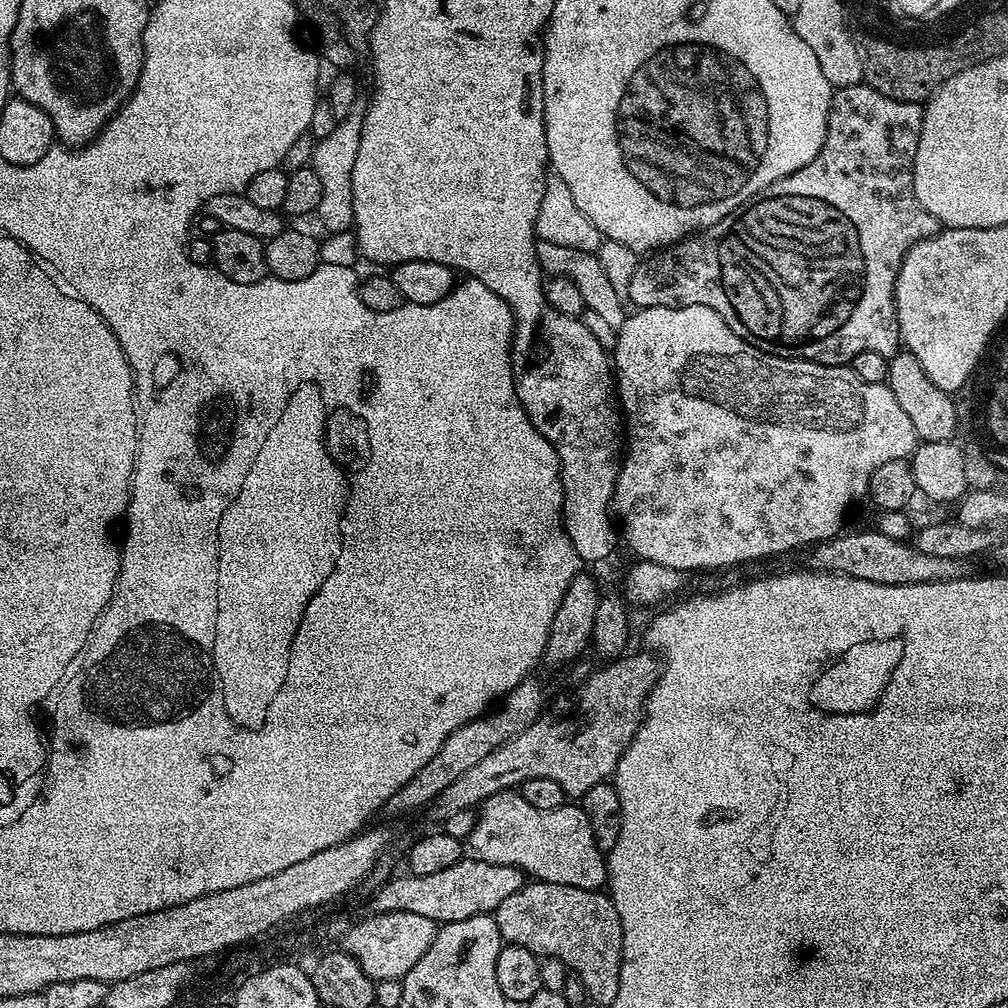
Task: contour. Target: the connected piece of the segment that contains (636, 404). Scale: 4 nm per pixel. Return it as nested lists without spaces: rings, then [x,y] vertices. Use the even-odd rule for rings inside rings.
[[[710,306],[642,308],[633,313],[617,331],[614,349],[614,383],[618,389],[618,403],[626,417],[626,451],[611,503],[622,525],[623,543],[625,540],[632,547],[633,557],[695,574],[707,568],[732,568],[747,560],[764,560],[767,556],[780,556],[795,548],[807,549],[823,540],[833,540],[845,531],[844,519],[852,503],[867,497],[868,483],[874,470],[885,462],[908,460],[916,449],[918,441],[914,425],[902,406],[898,406],[894,394],[890,394],[887,384],[862,382],[851,367],[842,364],[819,364],[758,350],[750,346],[750,342],[738,338],[738,334],[734,334],[734,330],[730,330],[730,326],[710,310]]]

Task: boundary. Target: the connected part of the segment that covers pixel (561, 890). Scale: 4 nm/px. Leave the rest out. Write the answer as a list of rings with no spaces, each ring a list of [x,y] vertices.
[[[525,882],[495,910],[500,938],[504,944],[522,946],[536,956],[561,960],[575,974],[587,999],[610,1006],[618,998],[618,978],[622,974],[622,922],[614,910],[612,897],[603,891],[578,890],[578,886],[558,886],[550,882]]]

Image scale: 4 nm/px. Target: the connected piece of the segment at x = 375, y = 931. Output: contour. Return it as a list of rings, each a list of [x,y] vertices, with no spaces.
[[[372,912],[365,920],[358,921],[353,928],[351,925],[343,933],[342,948],[358,961],[372,980],[403,981],[414,962],[418,962],[418,958],[422,958],[422,954],[430,950],[430,942],[434,942],[437,927],[435,920],[422,918],[422,914]]]

